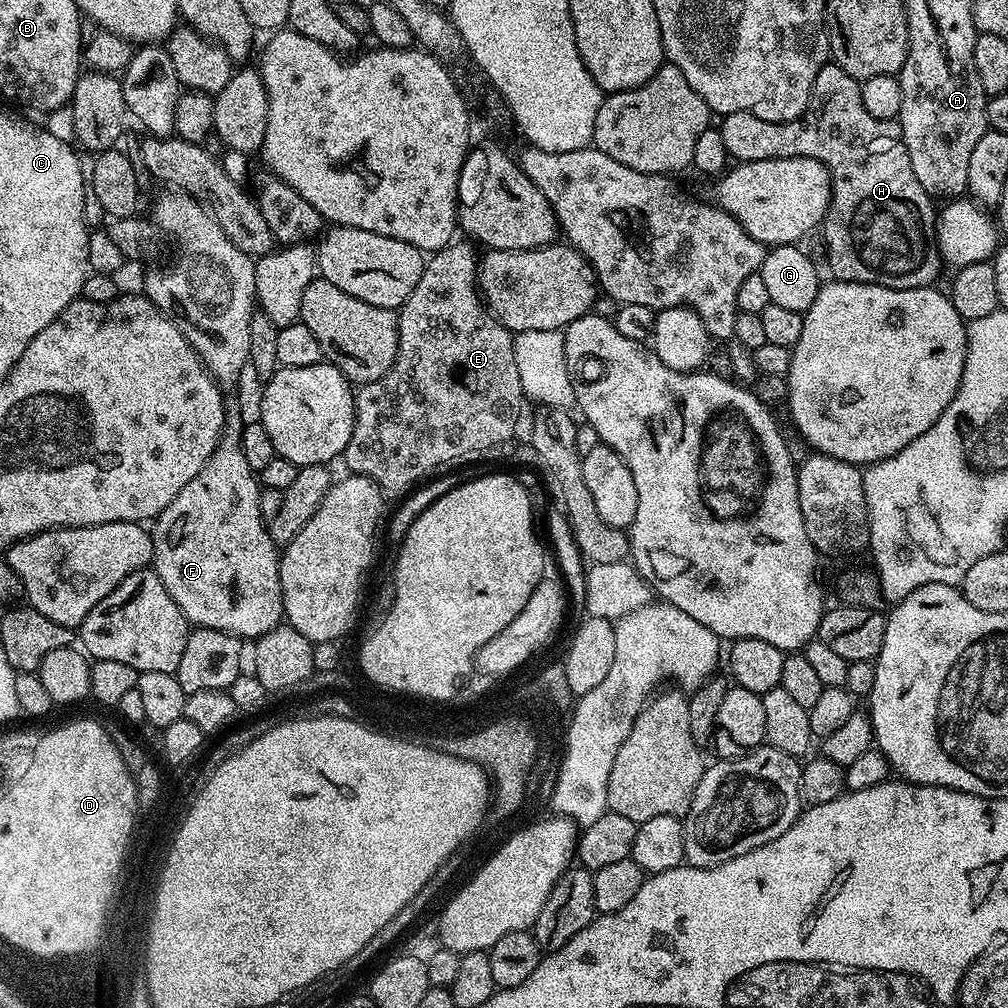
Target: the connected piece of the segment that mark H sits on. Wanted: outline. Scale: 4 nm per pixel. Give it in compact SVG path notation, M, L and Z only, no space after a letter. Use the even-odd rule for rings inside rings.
M829 62L818 70L818 78L814 78L812 87L812 98L808 101L808 108L796 120L788 120L785 124L775 124L769 120L758 118L752 112L729 112L719 121L718 127L722 134L722 146L726 146L729 157L736 162L747 162L750 160L778 160L782 156L805 156L811 160L822 162L828 167L828 173L832 179L832 200L828 204L828 213L824 216L822 233L824 232L824 244L828 247L828 268L837 280L849 280L859 284L881 284L887 288L927 288L937 283L940 276L942 261L940 250L936 247L936 217L937 209L932 209L933 197L914 178L914 166L910 166L910 154L906 150L904 135L896 120L879 120L873 118L866 106L862 106L861 81L855 80L850 74L846 74L835 62Z

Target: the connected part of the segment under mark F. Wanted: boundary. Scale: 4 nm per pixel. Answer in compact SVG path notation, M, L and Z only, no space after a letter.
M232 414L225 419L224 433L220 435L220 445L214 450L214 454L210 454L210 458L202 470L198 470L198 474L194 474L194 478L190 478L190 482L186 482L186 486L182 486L182 490L174 502L170 502L170 506L166 506L166 510L162 510L160 515L156 517L151 525L152 534L152 564L154 571L158 574L158 578L162 578L162 586L166 586L166 590L170 594L170 598L174 598L174 602L182 610L182 614L188 620L189 625L197 628L213 628L219 632L229 632L231 636L237 638L255 638L264 636L270 629L277 627L285 619L284 615L284 599L282 598L282 586L280 585L280 557L278 545L272 541L272 535L268 533L266 521L262 518L262 514L258 510L258 494L261 485L258 483L257 473L253 472L243 450L240 449L240 434L242 423L239 415Z

